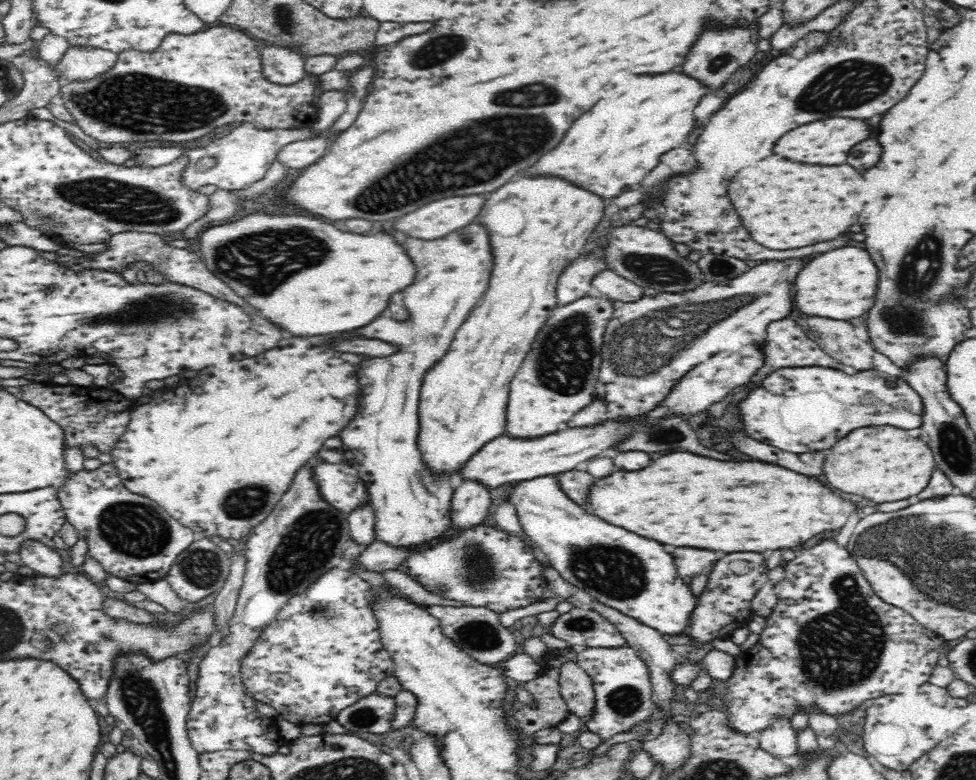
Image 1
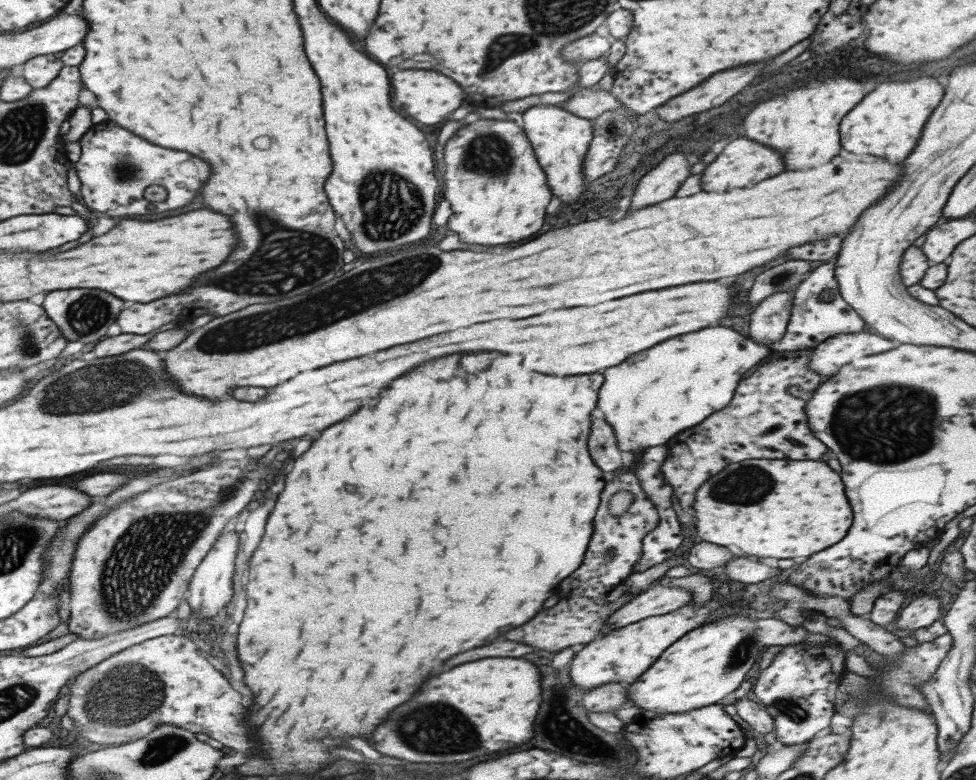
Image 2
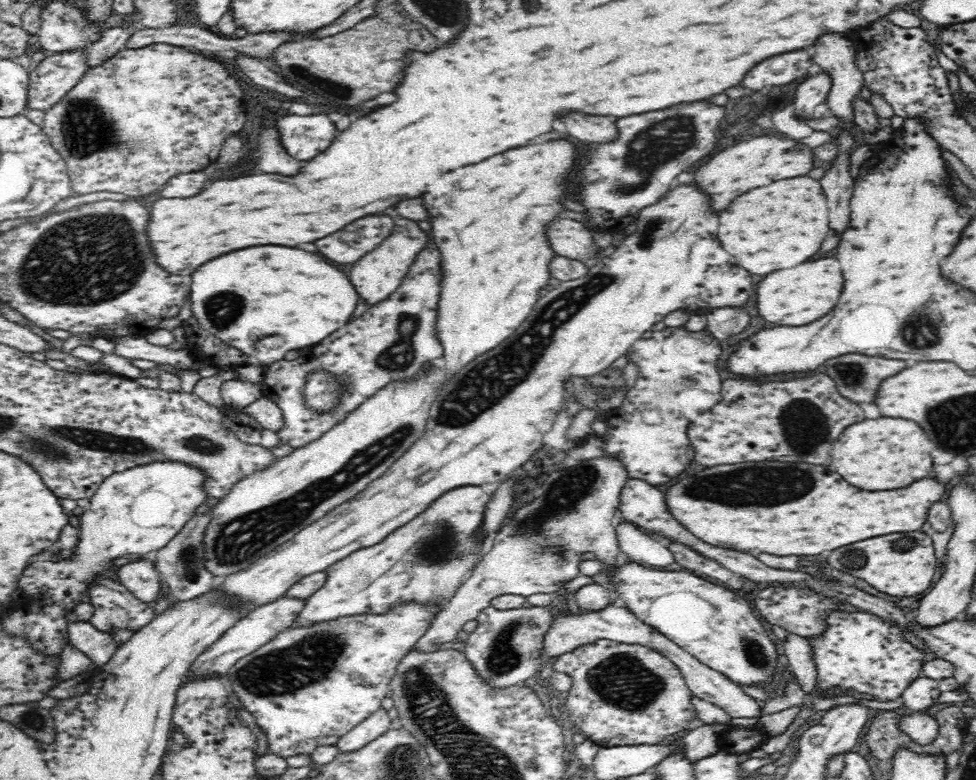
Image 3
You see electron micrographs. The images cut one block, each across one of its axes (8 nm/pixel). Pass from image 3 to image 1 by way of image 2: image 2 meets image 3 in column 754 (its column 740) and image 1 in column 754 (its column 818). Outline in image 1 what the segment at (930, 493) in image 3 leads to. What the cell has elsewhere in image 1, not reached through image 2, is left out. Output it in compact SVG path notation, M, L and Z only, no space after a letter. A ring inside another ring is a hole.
M690 452L666 454L654 460L644 470L620 470L606 478L600 478L594 482L594 488L590 488L588 498L590 500L580 506L590 514L606 520L608 524L622 526L630 532L642 534L644 538L654 538L670 546L694 546L722 552L764 552L792 548L820 532L840 530L852 510L858 508L822 486L816 478L796 474L782 466L772 466L764 462L720 462Z

